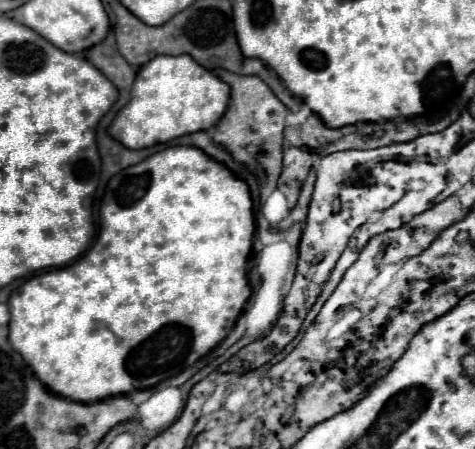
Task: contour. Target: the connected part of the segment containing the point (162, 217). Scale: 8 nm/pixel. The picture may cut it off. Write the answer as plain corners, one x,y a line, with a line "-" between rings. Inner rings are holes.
168,147
164,151
158,151
144,159
138,165
132,165
118,175
114,175
104,191
102,205
100,205
100,233
94,245
74,263
54,269
54,271
44,271
34,277
30,277
26,283
22,283
16,291
12,291
8,299
8,309
10,309
10,323
8,323
8,339
14,351
18,351
28,367
32,367
34,375
56,395
66,397
76,403
94,403
106,397
114,395
126,395
132,393
134,389
148,389
156,387
168,377
178,375
186,367
190,367
194,361
204,357
210,349
214,349
234,327
246,299
250,297
250,287
248,279
244,273
246,259
252,247
252,237
254,237
254,215
252,215
252,199
248,185
240,179
236,179
224,165
218,165
212,161
206,153
202,153
196,147
-
206,223
216,223
216,231
206,237
-
126,371
130,371
130,379
134,379
134,387
126,383

